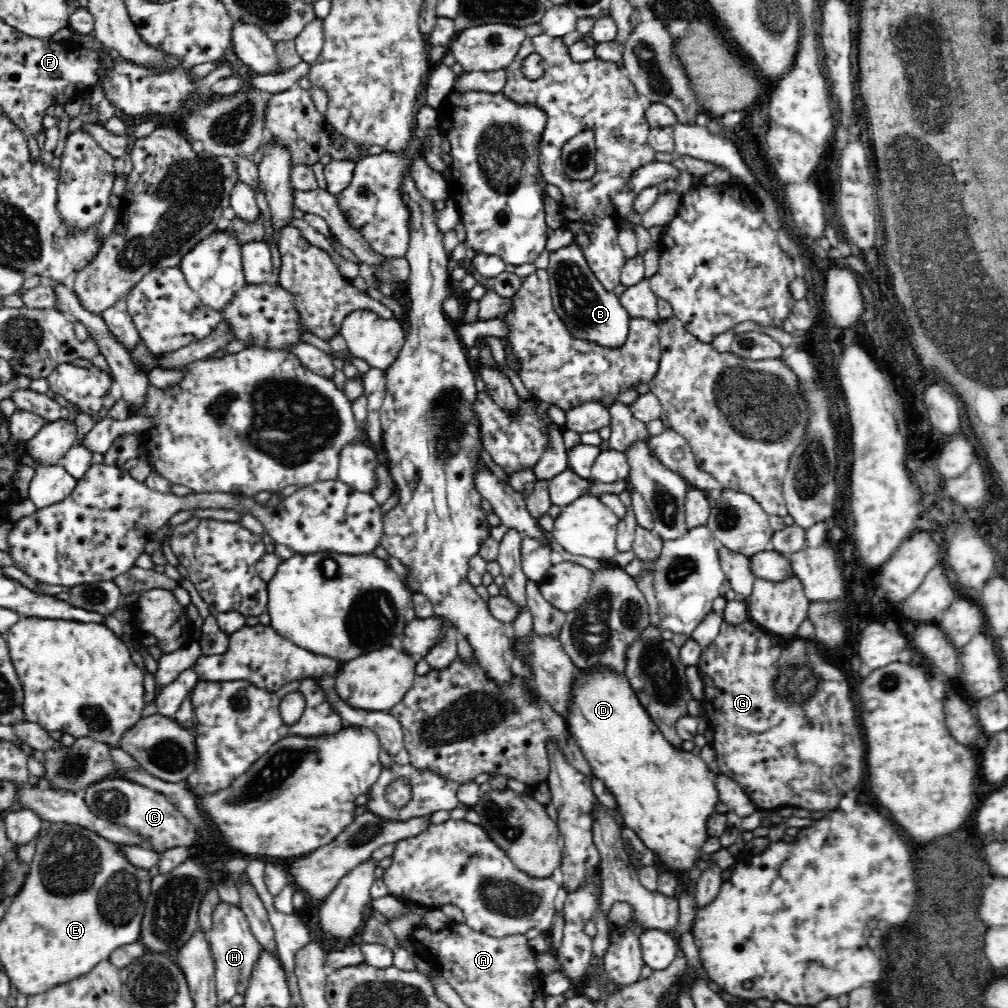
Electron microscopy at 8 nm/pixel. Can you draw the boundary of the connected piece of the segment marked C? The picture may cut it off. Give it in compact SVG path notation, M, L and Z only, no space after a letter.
M122 778L104 779L90 784L85 793L85 803L95 816L148 839L158 854L176 846L189 847L196 840L195 827L176 809L176 805L170 803L162 792L152 791L142 784Z

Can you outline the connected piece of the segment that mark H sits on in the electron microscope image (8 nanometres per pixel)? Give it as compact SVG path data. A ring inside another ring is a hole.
M223 901L218 902L214 914L212 914L212 926L205 933L214 958L215 983L217 989L217 1005L228 1001L236 994L236 988L240 984L246 984L250 980L250 974L255 970L260 958L259 942L251 931L248 919L241 908L234 907Z

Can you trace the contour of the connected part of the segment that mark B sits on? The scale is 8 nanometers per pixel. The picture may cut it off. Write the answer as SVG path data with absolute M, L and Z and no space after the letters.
M571 244L550 252L548 272L554 311L578 340L590 340L599 346L622 348L629 331L628 311L620 304L614 291L604 289L590 269L582 250Z

